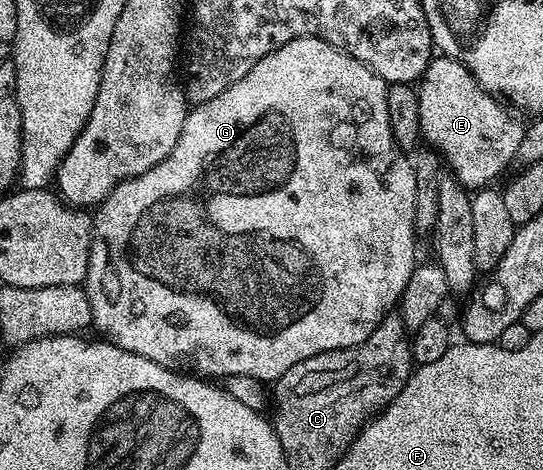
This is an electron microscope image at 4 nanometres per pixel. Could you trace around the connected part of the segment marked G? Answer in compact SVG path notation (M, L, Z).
M297 37L293 41L289 41L289 45L281 45L281 49L261 57L261 61L257 61L257 65L253 65L253 69L249 69L249 73L245 73L245 77L241 77L241 81L233 81L233 85L229 85L229 89L217 93L217 97L204 103L194 104L187 112L185 125L181 129L181 137L177 137L177 145L173 145L169 157L165 157L145 173L117 183L114 189L104 197L103 202L98 204L96 211L99 212L94 212L91 220L91 252L89 253L89 265L85 280L85 290L89 297L91 322L94 330L99 330L103 334L100 336L106 342L114 343L116 347L125 349L129 353L137 353L171 371L190 373L192 376L206 377L211 381L224 381L235 374L245 374L246 377L255 377L262 381L278 381L286 371L293 369L293 365L297 365L309 357L320 355L326 351L361 345L361 341L365 341L374 333L381 320L396 310L399 298L403 296L405 285L409 285L409 277L417 266L417 260L415 260L417 236L413 225L417 185L413 181L410 158L397 145L397 141L393 137L393 129L389 129L389 109L385 105L387 84L376 71L354 59L348 51L342 51L329 45L329 41L317 37Z

